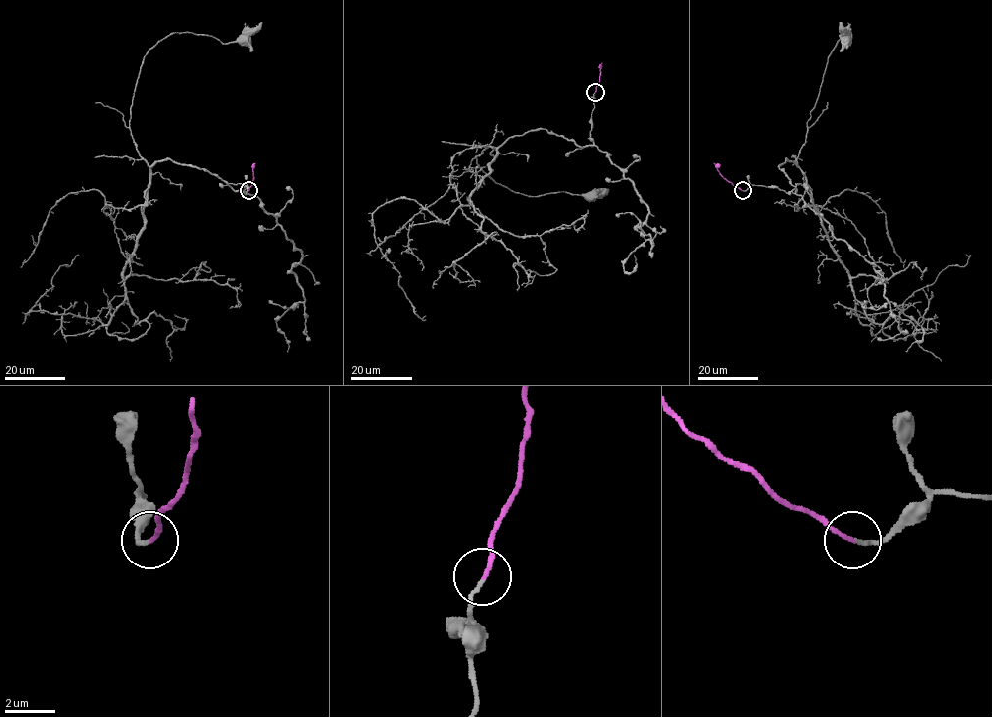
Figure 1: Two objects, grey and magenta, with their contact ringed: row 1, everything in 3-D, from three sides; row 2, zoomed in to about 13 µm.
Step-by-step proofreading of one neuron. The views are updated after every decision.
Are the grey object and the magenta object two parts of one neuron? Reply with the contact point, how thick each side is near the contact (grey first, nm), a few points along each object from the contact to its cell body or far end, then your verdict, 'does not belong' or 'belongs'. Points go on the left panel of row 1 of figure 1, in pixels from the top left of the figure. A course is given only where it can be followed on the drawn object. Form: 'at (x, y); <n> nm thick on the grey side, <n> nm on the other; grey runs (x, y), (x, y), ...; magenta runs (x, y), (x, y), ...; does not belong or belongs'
at (248, 190); 140 nm thick on the grey side, 170 nm on the other; grey runs (248, 191), (166, 159), (148, 165), (129, 126), (144, 56), (163, 39), (187, 32), (222, 44), (245, 41); magenta runs (248, 191), (253, 180), (254, 162); belongs

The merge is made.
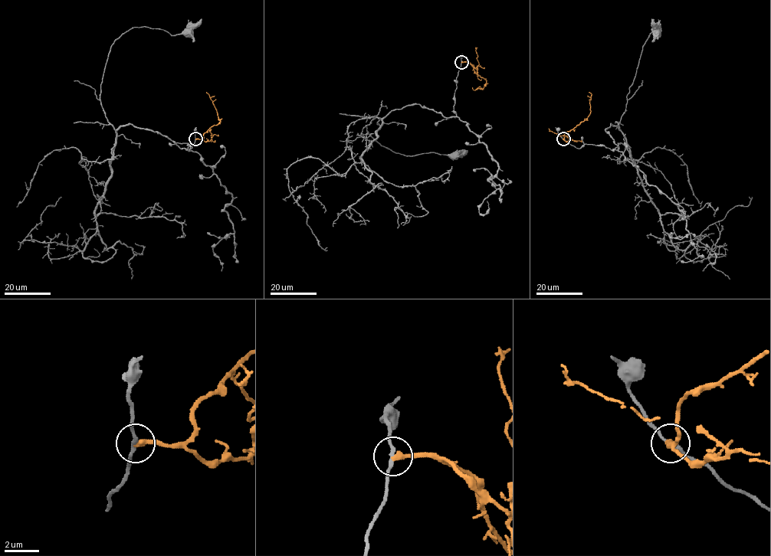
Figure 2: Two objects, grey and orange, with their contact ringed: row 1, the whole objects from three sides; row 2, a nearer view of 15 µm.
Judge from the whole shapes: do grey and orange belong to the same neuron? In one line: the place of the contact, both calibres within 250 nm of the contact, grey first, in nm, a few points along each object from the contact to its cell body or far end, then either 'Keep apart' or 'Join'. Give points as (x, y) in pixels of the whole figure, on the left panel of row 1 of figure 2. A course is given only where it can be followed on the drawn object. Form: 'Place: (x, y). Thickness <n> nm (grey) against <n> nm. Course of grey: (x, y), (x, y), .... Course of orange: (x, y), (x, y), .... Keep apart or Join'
Place: (195, 138). Thickness 170 nm (grey) against 320 nm. Course of grey: (195, 139), (189, 150), (152, 130), (115, 129), (100, 99), (111, 45), (126, 32), (188, 33). Course of orange: (195, 139), (201, 139), (204, 134), (220, 121), (212, 101), (206, 92). Keep apart

